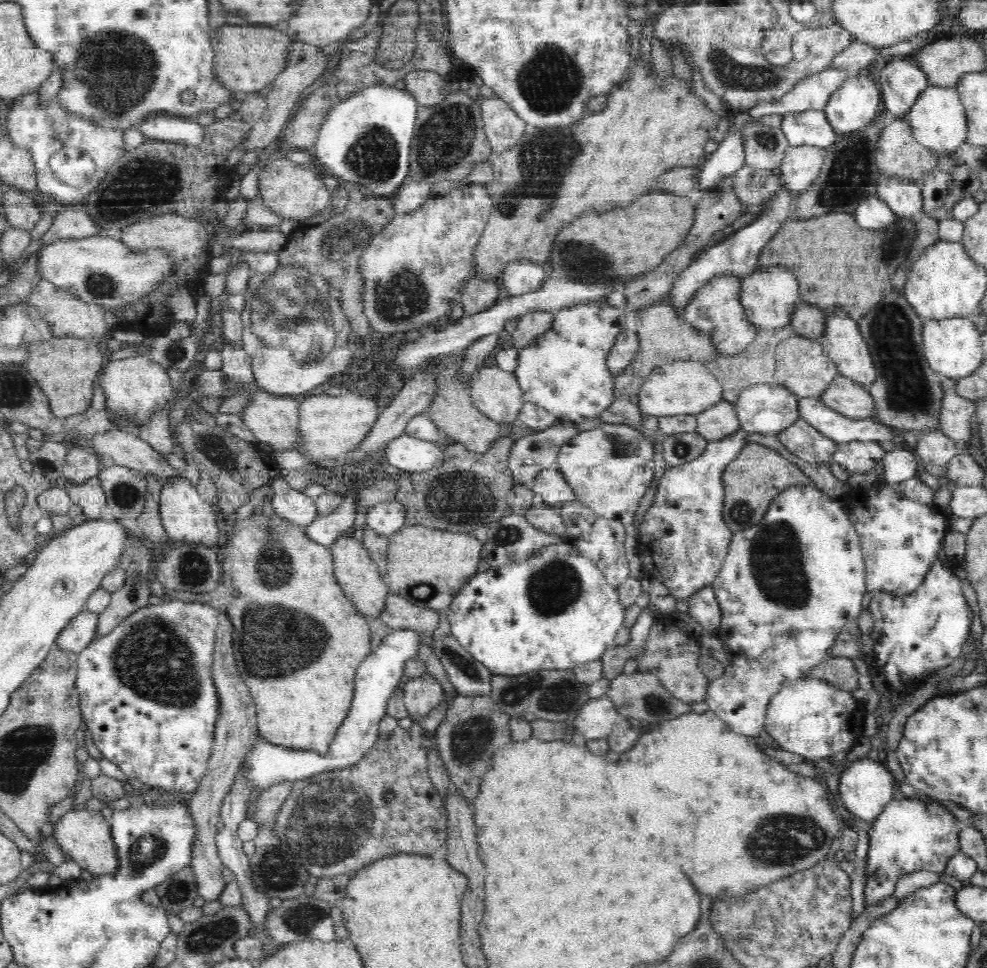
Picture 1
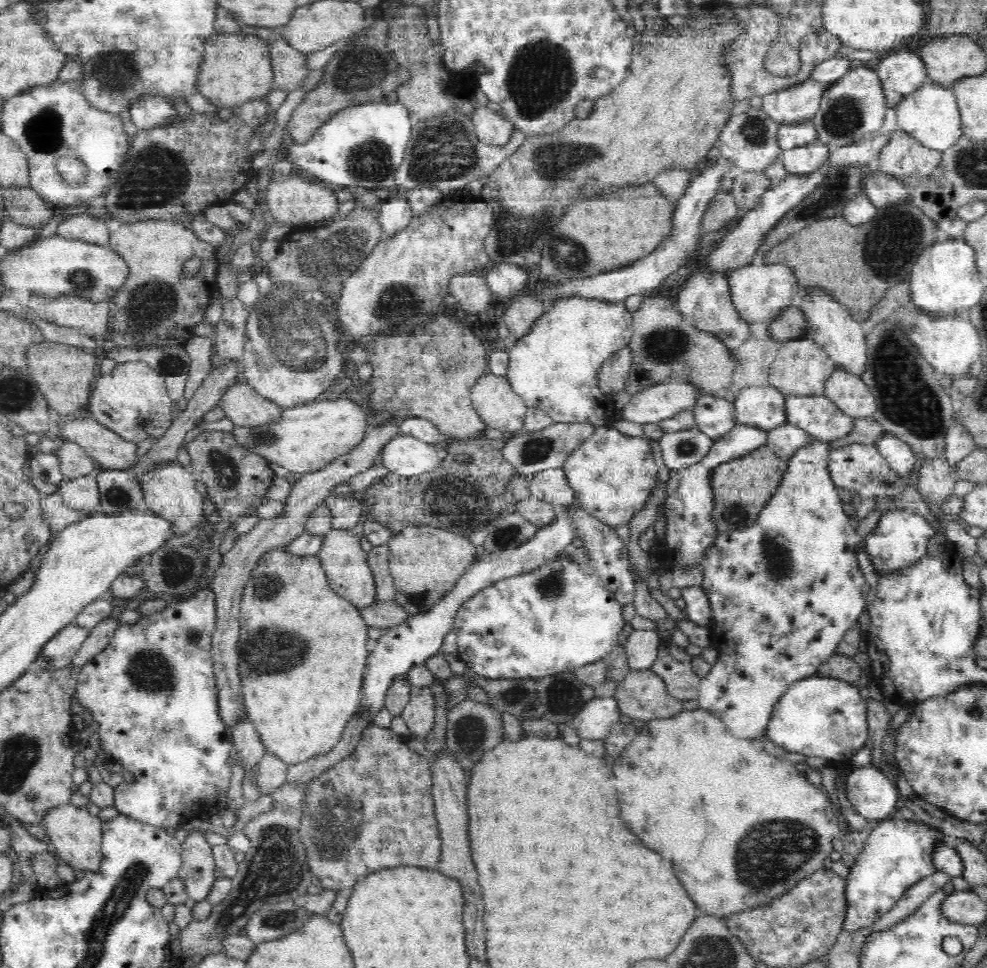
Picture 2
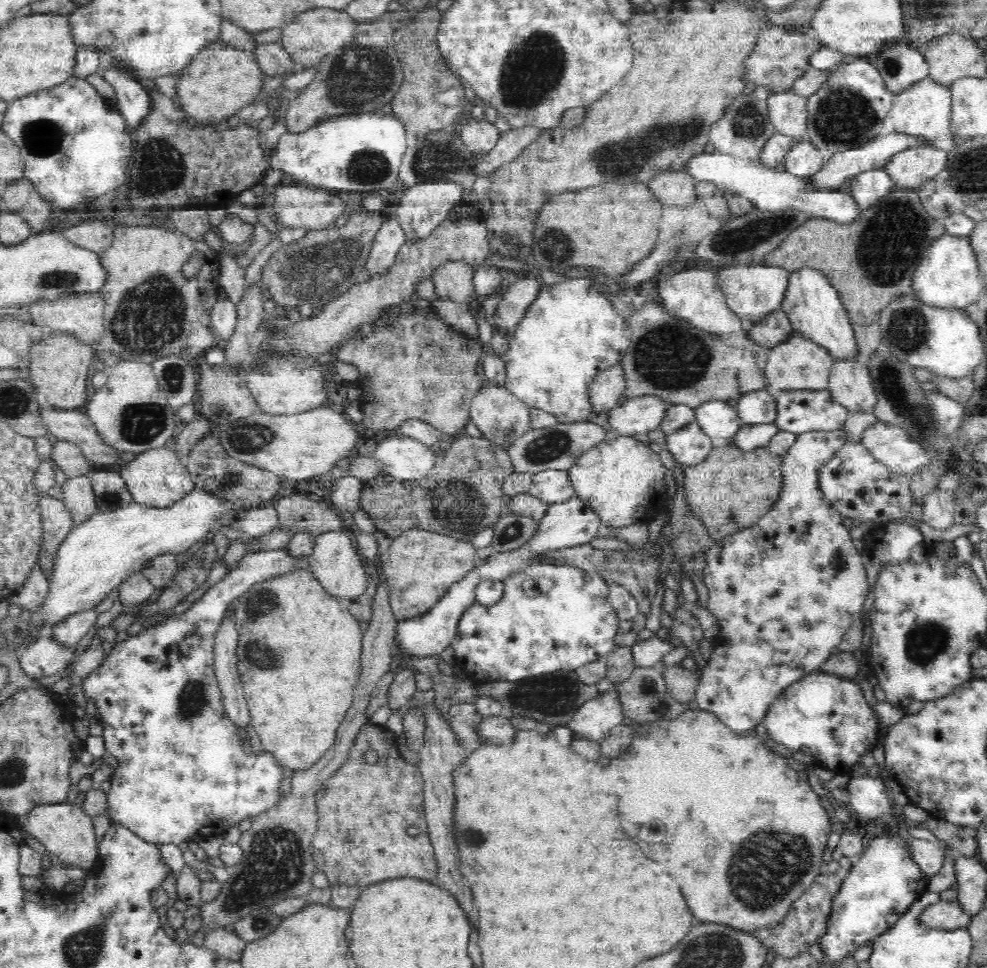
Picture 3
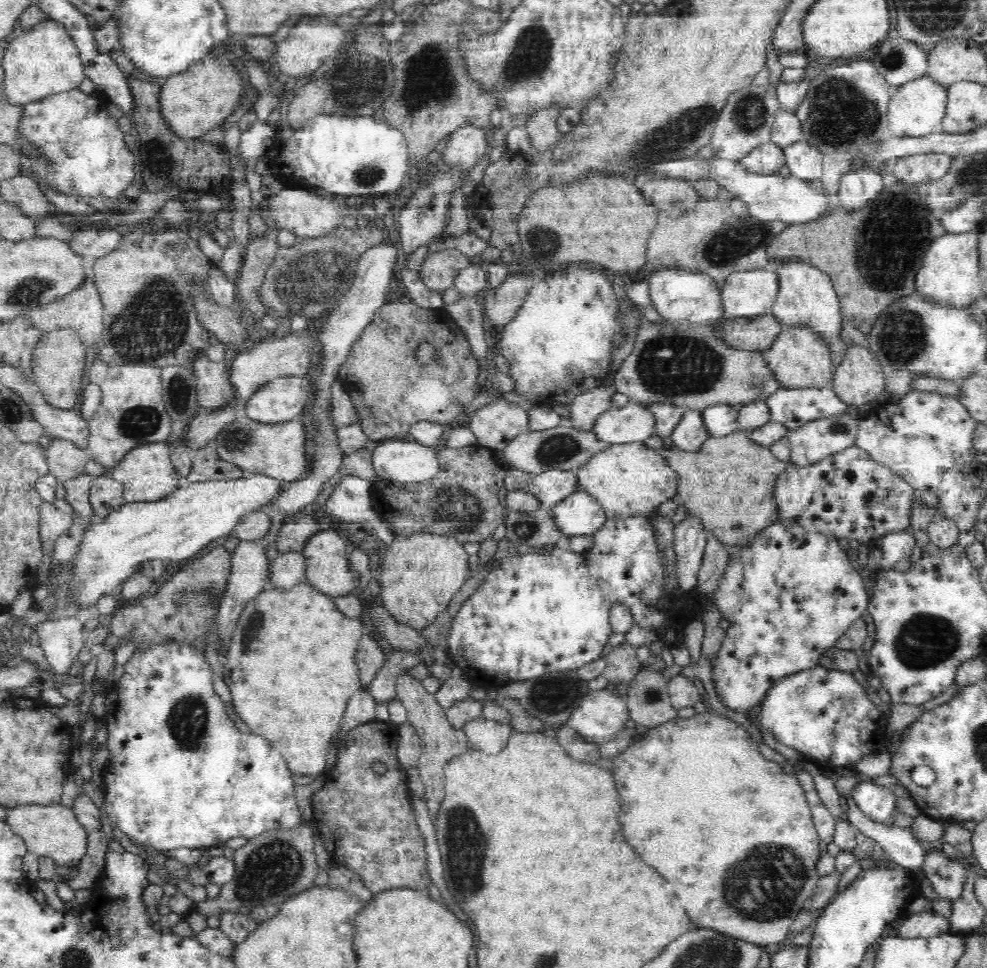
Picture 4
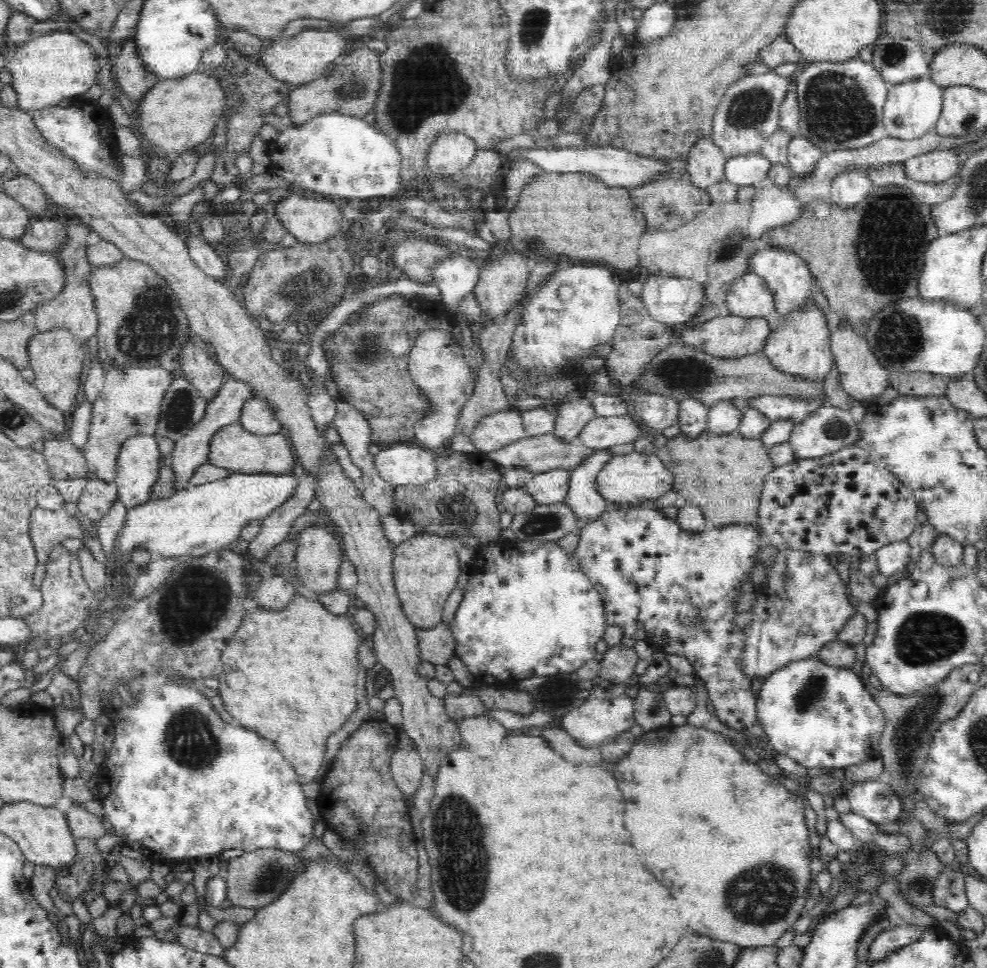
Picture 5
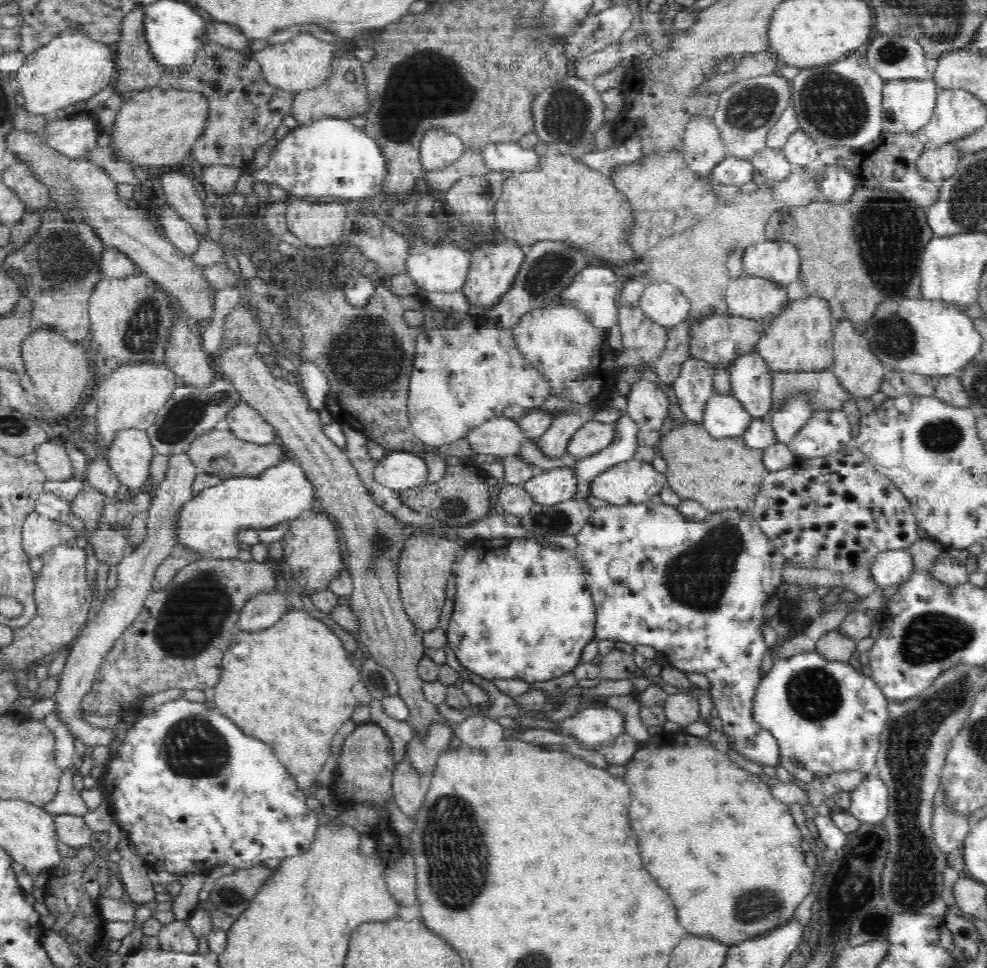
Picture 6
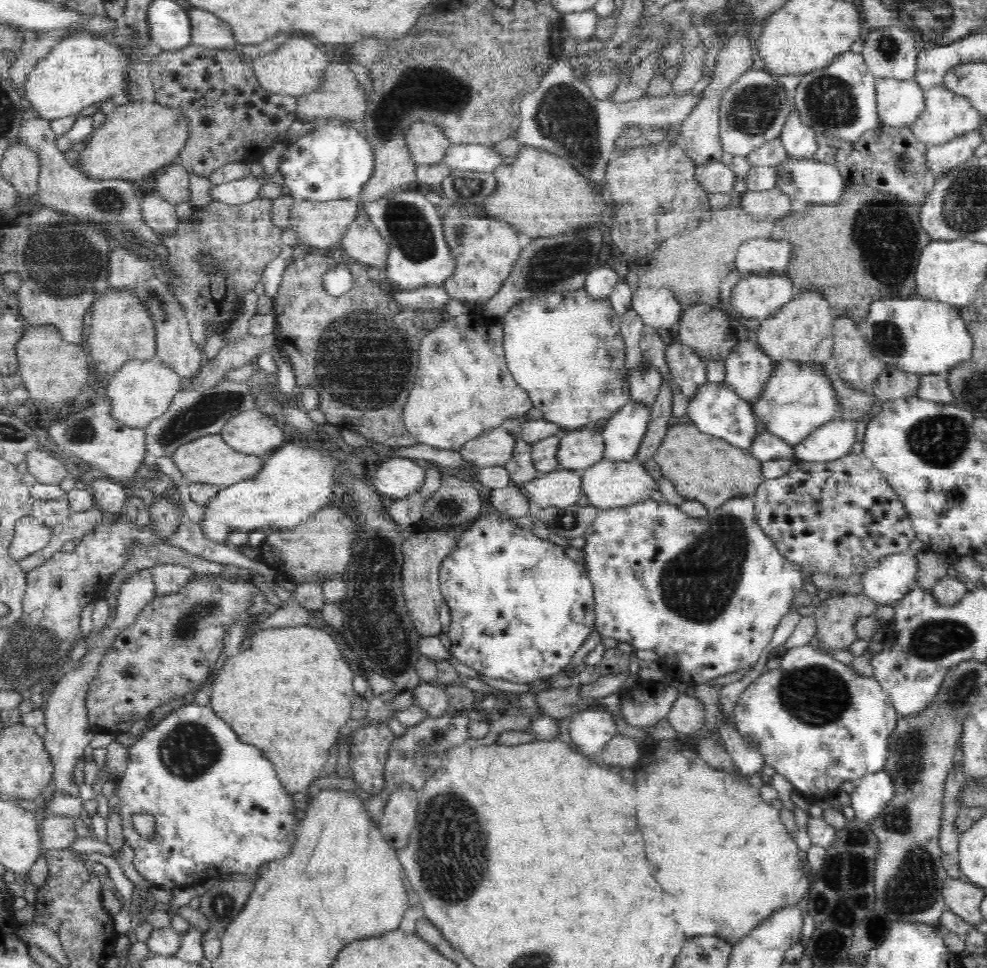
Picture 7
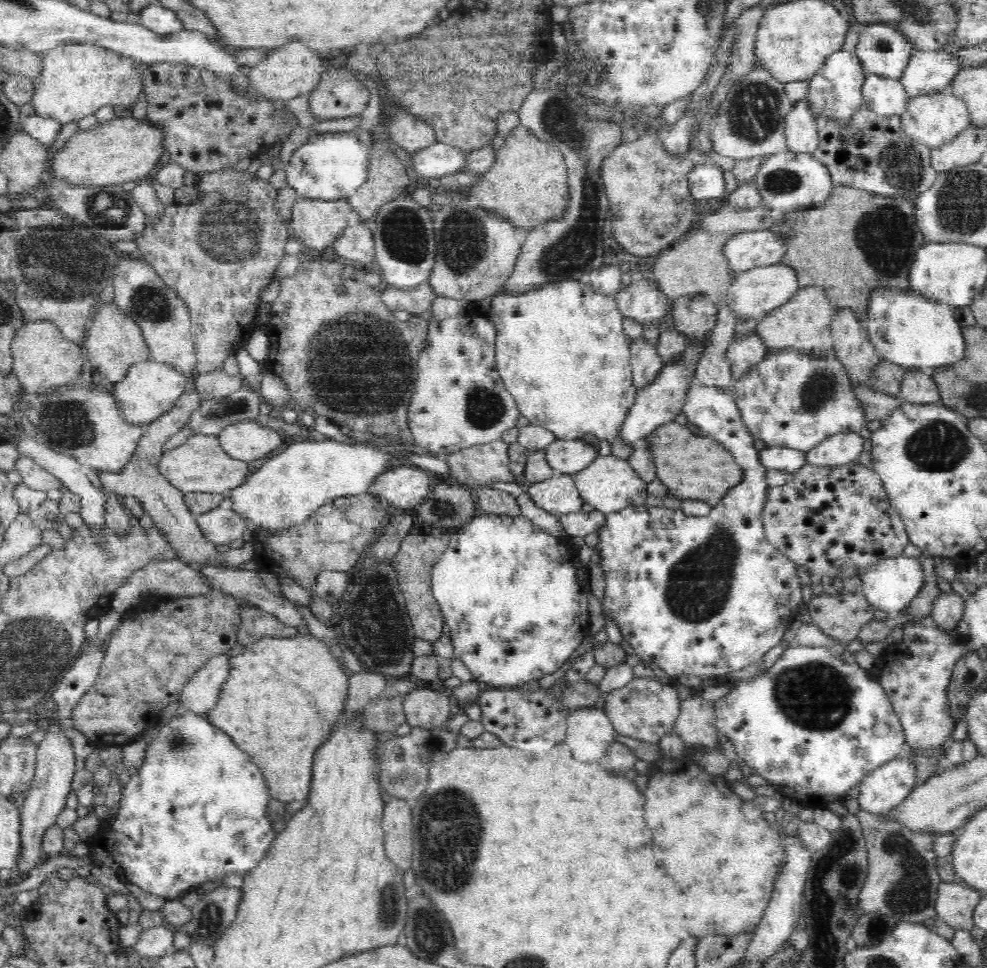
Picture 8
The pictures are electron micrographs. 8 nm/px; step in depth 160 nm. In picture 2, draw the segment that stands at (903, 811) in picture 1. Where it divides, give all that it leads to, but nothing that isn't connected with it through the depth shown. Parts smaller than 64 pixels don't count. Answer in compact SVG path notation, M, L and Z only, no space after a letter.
M905 813L903 817L882 819L865 837L864 848L856 856L846 877L847 907L843 932L848 934L872 926L882 914L894 908L895 902L902 898L910 886L937 871L933 865L933 850L944 836Z

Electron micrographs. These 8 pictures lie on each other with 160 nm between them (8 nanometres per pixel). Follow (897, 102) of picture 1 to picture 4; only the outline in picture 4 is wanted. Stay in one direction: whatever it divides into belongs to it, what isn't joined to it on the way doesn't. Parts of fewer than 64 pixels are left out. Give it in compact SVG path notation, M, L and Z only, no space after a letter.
M890 30L878 47L878 54L870 60L876 70L896 88L927 75L927 55L915 42L896 36L896 32Z

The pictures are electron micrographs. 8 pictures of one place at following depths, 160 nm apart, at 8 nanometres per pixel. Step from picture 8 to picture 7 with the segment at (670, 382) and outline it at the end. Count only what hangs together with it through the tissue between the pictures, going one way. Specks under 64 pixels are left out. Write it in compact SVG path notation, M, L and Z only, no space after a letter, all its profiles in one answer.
M630 401L601 428L605 442L602 458L629 461L635 458L650 423L651 406Z

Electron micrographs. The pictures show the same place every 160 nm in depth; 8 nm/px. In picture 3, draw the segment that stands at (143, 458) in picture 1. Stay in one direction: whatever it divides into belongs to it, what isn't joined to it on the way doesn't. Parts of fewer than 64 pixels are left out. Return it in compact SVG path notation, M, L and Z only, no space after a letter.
M39 408L42 423L47 426L48 434L56 436L58 441L72 441L81 448L83 455L97 466L122 463L118 452L101 439L87 414L78 410Z

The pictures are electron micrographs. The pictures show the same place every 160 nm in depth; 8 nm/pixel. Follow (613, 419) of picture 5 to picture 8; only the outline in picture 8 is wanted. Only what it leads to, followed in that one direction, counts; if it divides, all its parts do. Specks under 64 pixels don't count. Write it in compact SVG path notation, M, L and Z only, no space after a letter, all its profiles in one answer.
M556 439L545 448L545 459L557 474L573 475L586 468L599 455L596 443L590 439Z

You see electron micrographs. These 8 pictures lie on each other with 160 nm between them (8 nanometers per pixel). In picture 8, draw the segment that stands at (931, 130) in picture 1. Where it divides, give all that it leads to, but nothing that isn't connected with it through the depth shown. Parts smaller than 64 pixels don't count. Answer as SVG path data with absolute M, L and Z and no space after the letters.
M866 74L862 83L865 106L880 116L901 115L909 103L909 96L899 79Z

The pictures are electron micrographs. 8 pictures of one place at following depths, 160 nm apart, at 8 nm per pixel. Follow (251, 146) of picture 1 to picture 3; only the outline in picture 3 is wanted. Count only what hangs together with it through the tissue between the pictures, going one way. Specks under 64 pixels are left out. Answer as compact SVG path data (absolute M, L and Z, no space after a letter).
M257 43L252 51L264 75L288 76L298 68L280 43Z

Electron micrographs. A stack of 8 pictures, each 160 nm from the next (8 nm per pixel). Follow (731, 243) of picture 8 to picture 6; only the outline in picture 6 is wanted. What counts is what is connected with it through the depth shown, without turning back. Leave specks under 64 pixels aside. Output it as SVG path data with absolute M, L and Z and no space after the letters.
M762 241L744 248L743 275L758 276L780 287L800 279L801 258L789 242Z

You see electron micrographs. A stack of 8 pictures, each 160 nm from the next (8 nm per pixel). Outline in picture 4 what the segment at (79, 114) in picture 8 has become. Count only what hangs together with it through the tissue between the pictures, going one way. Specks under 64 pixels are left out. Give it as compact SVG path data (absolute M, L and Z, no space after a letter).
M55 20L40 22L21 36L3 44L3 91L10 103L24 105L78 88L84 82L85 72L77 44L67 33L65 26Z

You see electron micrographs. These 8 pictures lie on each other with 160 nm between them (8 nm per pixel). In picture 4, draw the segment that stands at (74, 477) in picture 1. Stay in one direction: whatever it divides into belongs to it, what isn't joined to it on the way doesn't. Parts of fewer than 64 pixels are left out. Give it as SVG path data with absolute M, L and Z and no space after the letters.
M64 439L52 440L45 449L49 473L53 474L59 482L84 474L89 458L90 455L85 449Z

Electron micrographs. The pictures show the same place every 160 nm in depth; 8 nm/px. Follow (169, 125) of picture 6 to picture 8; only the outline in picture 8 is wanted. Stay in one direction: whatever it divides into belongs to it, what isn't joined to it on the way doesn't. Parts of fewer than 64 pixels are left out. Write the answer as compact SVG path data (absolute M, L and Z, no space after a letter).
M121 116L73 135L54 156L49 176L54 175L72 186L109 188L152 177L150 171L165 155L162 129L149 120Z

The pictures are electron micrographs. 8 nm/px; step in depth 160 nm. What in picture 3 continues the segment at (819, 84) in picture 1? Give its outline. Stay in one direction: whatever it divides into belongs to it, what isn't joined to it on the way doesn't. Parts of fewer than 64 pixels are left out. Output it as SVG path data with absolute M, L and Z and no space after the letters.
M794 91L772 92L766 99L769 120L776 133L792 139L805 138L807 133L807 98L798 96Z

